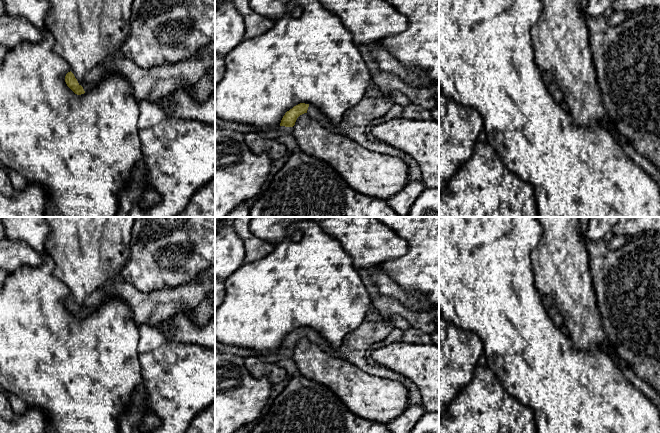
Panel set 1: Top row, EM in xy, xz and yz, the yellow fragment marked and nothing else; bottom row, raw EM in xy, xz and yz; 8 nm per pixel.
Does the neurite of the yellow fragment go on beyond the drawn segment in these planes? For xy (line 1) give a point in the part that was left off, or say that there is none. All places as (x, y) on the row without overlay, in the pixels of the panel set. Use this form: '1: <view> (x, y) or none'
1: xy (154, 307)

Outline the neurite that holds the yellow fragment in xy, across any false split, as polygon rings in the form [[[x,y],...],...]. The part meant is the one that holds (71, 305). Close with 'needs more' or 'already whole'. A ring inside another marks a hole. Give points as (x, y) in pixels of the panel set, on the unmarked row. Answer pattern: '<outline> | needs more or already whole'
[[[121,276],[87,295],[79,308],[70,295],[65,300],[67,310],[77,319],[88,317],[106,299],[114,297],[126,303],[137,326],[150,324],[160,328],[162,322],[180,309],[194,309],[209,294],[215,296],[215,278],[194,279],[176,287],[143,292]]] | needs more

